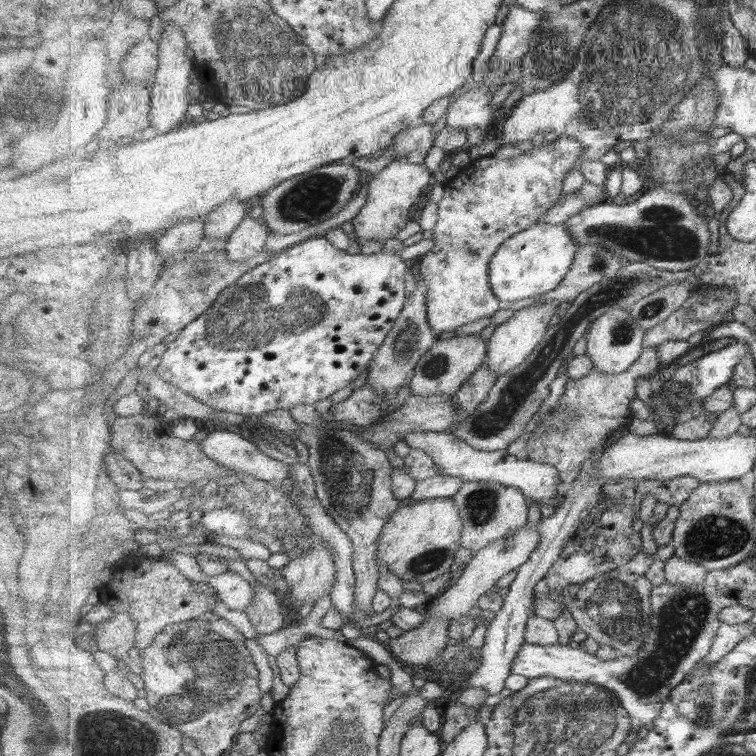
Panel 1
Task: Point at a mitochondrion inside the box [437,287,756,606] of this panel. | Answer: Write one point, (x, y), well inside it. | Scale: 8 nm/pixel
(715, 537)

